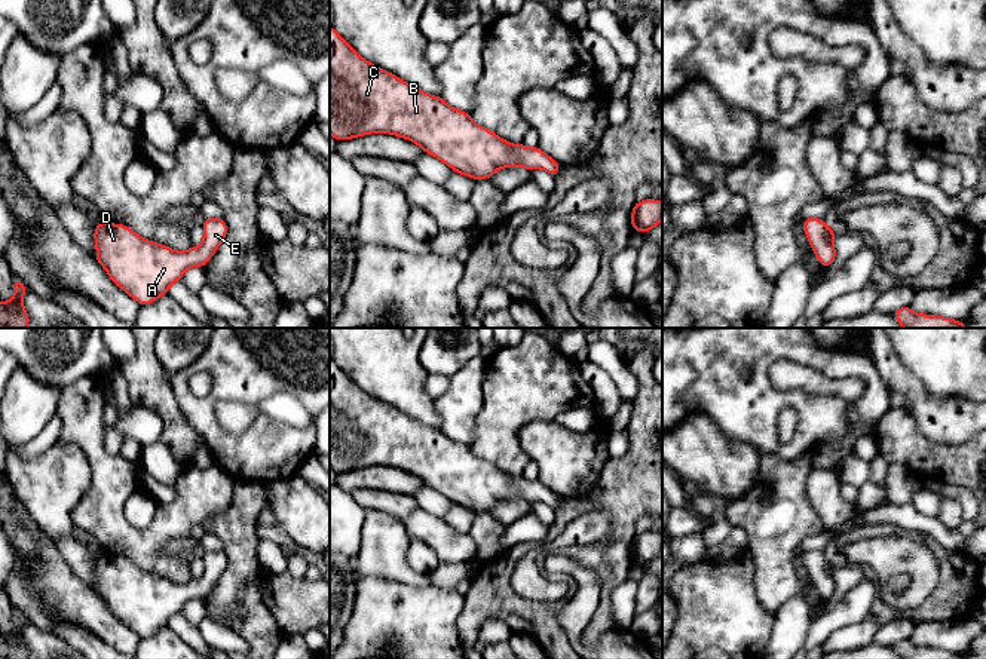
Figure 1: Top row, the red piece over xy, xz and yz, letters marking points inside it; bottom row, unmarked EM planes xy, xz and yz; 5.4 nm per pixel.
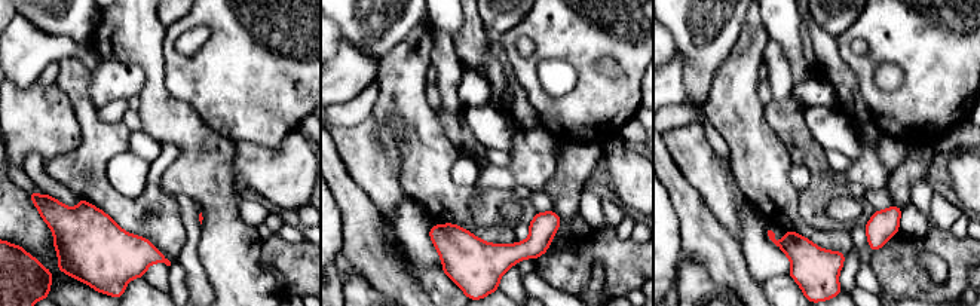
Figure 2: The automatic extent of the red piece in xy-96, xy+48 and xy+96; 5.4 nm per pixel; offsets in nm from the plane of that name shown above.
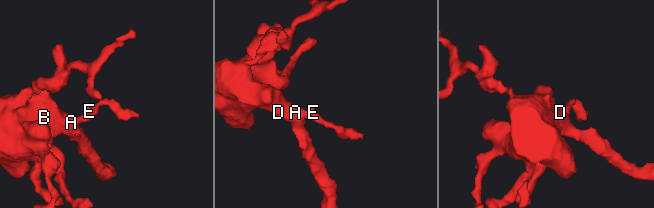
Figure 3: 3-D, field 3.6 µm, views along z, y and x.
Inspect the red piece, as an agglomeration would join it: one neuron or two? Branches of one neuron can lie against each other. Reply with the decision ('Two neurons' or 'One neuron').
One neuron

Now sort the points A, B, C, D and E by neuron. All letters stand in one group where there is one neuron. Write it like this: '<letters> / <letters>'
A B C D E

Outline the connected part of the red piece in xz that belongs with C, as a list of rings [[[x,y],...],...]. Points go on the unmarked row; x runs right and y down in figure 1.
[[[330,359],[330,466],[336,473],[368,466],[394,466],[420,478],[450,499],[457,508],[475,514],[490,511],[502,500],[543,502],[557,508],[560,496],[538,479],[511,476],[475,456],[469,445],[450,439],[441,429],[429,427],[395,407],[374,399]]]

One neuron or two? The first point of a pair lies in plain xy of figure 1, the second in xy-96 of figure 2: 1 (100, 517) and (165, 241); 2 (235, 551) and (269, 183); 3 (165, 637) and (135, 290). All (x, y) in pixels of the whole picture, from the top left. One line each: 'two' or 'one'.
1: one
2: two
3: one

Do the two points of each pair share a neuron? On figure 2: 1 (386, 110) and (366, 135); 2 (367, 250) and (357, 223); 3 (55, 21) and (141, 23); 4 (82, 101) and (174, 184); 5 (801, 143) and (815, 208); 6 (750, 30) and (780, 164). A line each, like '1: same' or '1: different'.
1: different
2: same
3: different
4: different
5: same
6: same

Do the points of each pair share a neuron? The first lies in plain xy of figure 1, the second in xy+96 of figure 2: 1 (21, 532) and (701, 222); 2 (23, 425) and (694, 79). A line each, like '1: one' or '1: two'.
1: one
2: two

